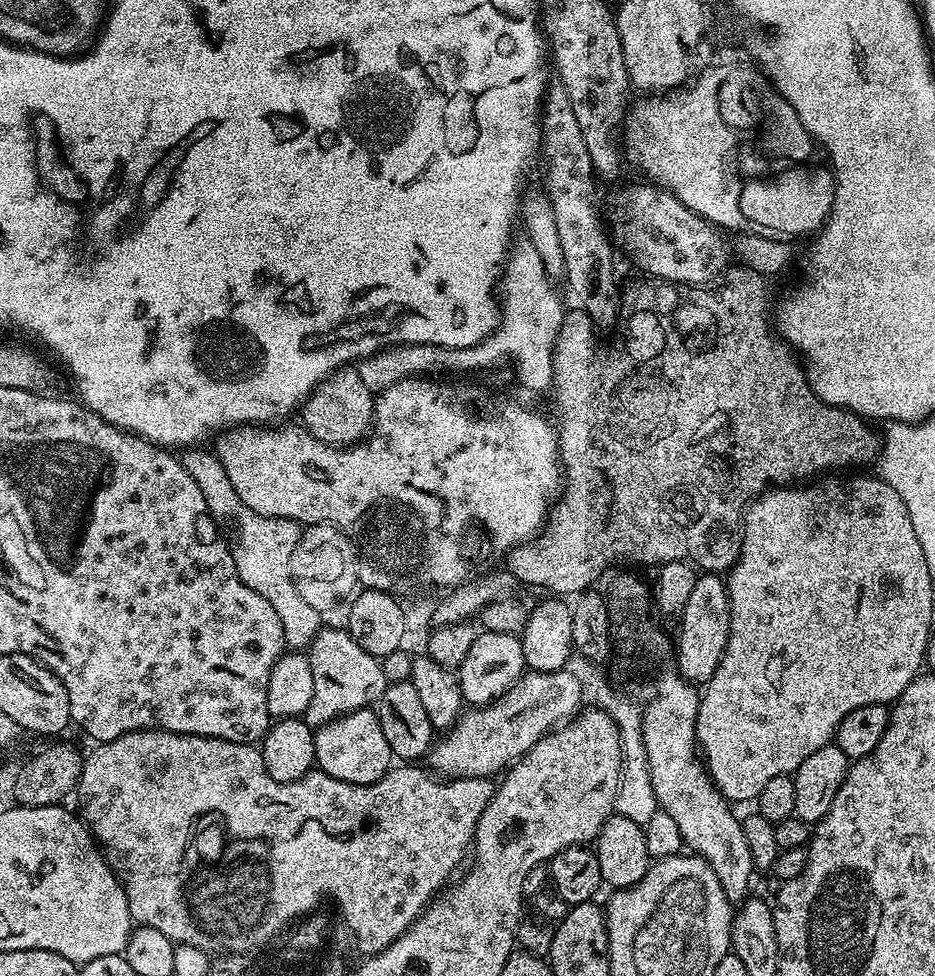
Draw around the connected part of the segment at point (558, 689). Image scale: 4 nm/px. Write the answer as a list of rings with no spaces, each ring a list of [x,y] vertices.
[[[567,670],[525,671],[499,700],[493,700],[491,704],[483,706],[469,707],[454,727],[447,729],[441,735],[444,736],[441,740],[439,737],[435,741],[434,747],[426,757],[427,763],[432,763],[431,767],[444,778],[495,777],[495,772],[501,773],[515,764],[547,732],[571,720],[581,711],[584,703],[581,686]]]

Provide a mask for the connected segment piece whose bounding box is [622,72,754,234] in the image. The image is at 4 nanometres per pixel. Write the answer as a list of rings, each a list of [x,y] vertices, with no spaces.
[[[699,73],[699,84],[687,83],[671,89],[663,96],[650,96],[646,102],[629,109],[622,125],[622,148],[627,163],[642,170],[651,183],[672,191],[688,209],[694,210],[704,220],[715,224],[721,231],[732,234],[753,231],[750,220],[744,218],[740,208],[740,196],[744,185],[740,180],[741,169],[726,162],[726,150],[732,148],[732,136],[722,126],[716,99],[714,98],[715,79],[710,73]]]

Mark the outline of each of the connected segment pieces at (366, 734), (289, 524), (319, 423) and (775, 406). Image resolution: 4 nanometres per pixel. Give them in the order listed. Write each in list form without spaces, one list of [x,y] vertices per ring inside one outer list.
[[[359,708],[345,716],[339,716],[314,732],[315,767],[351,784],[373,784],[378,782],[393,767],[394,757],[386,734],[382,734],[382,722],[372,708]]]
[[[194,446],[187,449],[182,456],[184,468],[194,478],[198,490],[202,490],[202,498],[206,498],[212,519],[221,525],[229,524],[232,527],[230,547],[238,578],[242,578],[242,582],[250,586],[254,594],[262,594],[262,598],[274,606],[278,619],[282,621],[285,645],[292,650],[307,649],[313,638],[320,633],[322,613],[302,600],[288,573],[290,556],[301,536],[301,524],[296,520],[266,518],[262,514],[254,514],[254,510],[250,510],[250,506],[246,506],[242,498],[234,494],[234,486],[230,486],[230,478],[226,478],[226,470],[219,458],[211,451],[202,451],[204,450]]]
[[[343,368],[323,379],[311,394],[305,397],[298,416],[304,419],[301,420],[302,427],[314,438],[318,438],[318,442],[343,448],[350,444],[359,444],[367,437],[372,426],[373,407],[374,393],[365,386],[355,369]]]
[[[741,267],[739,271],[736,284],[724,284],[717,292],[708,292],[712,290],[704,286],[684,286],[679,289],[680,297],[677,300],[672,296],[660,296],[653,308],[640,308],[640,304],[648,300],[646,293],[632,292],[629,296],[627,293],[626,308],[629,308],[629,312],[625,311],[622,316],[624,341],[621,344],[612,344],[609,348],[603,348],[596,341],[598,332],[589,316],[579,310],[565,311],[564,321],[556,339],[554,374],[550,389],[550,397],[552,396],[553,402],[556,403],[554,428],[558,433],[562,491],[551,505],[543,528],[531,540],[507,549],[506,569],[513,575],[514,581],[545,588],[548,591],[545,593],[555,594],[560,598],[572,598],[589,591],[595,585],[592,583],[615,564],[661,566],[681,560],[708,574],[727,573],[740,556],[742,521],[748,505],[757,496],[763,496],[765,492],[774,488],[807,481],[817,474],[827,473],[824,472],[827,468],[856,468],[859,464],[868,464],[871,460],[873,463],[877,459],[878,436],[868,429],[871,427],[864,417],[846,412],[842,408],[834,408],[830,404],[823,404],[808,384],[808,377],[797,353],[774,335],[770,312],[768,316],[769,281],[753,268]]]

